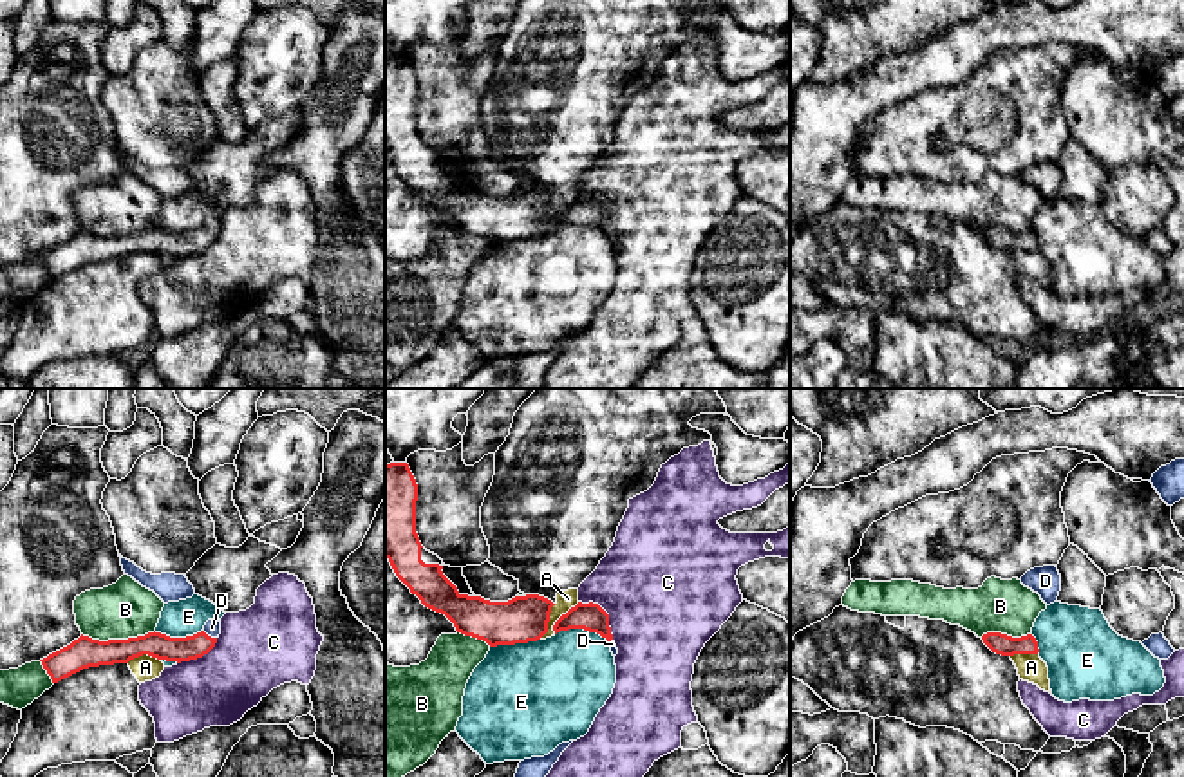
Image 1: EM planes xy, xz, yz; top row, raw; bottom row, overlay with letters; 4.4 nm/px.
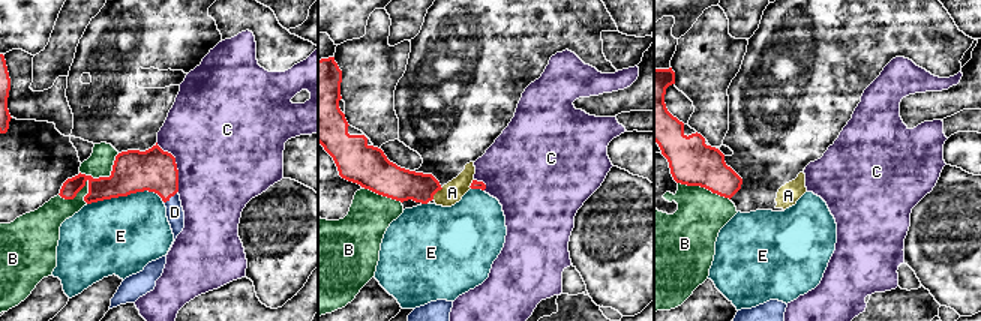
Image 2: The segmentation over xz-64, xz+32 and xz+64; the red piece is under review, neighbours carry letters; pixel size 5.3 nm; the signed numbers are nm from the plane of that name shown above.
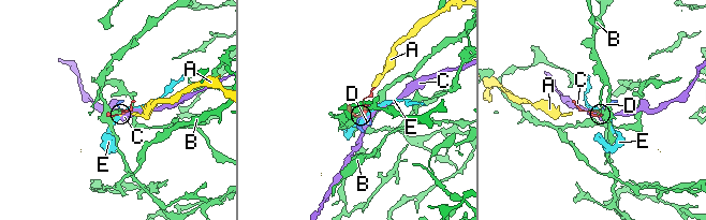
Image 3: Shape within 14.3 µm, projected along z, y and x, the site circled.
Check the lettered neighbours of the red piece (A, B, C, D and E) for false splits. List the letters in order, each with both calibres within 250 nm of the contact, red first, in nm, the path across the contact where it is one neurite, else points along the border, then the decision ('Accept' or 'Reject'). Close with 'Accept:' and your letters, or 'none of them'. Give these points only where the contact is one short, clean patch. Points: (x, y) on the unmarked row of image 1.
A: Thickness 130 nm (red) against 80 nm. Boundary: xz (579, 197), (555, 217), (554, 228). Reject
B: Thickness 140 nm (red) against 260 nm. Reject
C: Thickness 130 nm (red) against 500 nm. Reject
D: Thickness 110 nm (red) against 70 nm. Path across: xy (158, 241), (197, 241), (210, 232), (212, 223). Accept
E: Thickness 130 nm (red) against 400 nm. Reject
Accept: D

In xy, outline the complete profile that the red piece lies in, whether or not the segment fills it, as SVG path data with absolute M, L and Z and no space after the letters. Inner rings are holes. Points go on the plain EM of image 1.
M215 213L208 215L201 228L186 233L170 233L154 226L137 233L99 237L81 229L40 257L52 278L58 278L83 264L128 258L143 249L177 258L197 255L215 242L219 229L221 217Z

